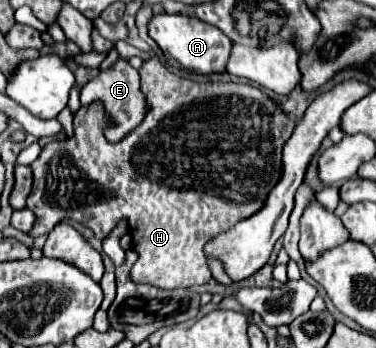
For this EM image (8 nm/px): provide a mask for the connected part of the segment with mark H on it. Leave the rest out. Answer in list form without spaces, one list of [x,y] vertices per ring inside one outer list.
[[[156,57],[144,61],[138,72],[142,77],[140,91],[148,101],[148,113],[132,133],[118,143],[110,143],[102,135],[102,127],[108,123],[102,107],[98,103],[94,107],[80,107],[74,117],[74,137],[48,143],[30,165],[34,171],[34,187],[28,197],[28,209],[34,211],[36,221],[28,235],[48,235],[60,221],[74,219],[102,239],[120,219],[128,219],[132,247],[138,253],[136,269],[132,271],[136,283],[152,283],[162,289],[204,285],[212,277],[204,259],[204,245],[214,235],[228,231],[238,221],[262,209],[270,189],[282,177],[282,147],[290,139],[296,123],[268,93],[250,83],[196,83],[170,73]]]

